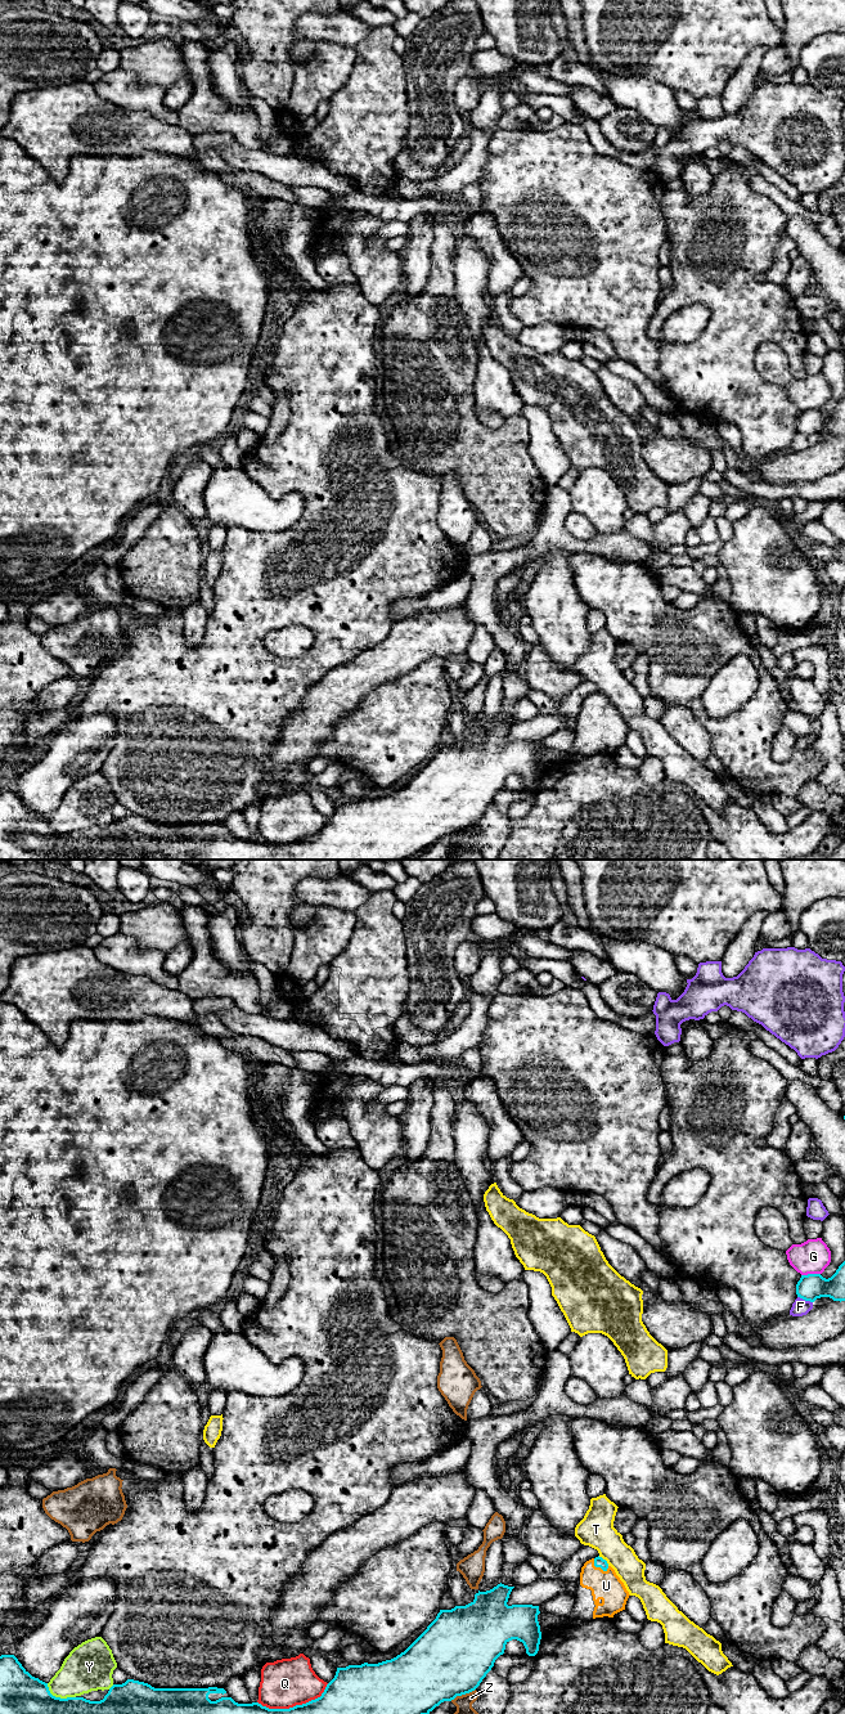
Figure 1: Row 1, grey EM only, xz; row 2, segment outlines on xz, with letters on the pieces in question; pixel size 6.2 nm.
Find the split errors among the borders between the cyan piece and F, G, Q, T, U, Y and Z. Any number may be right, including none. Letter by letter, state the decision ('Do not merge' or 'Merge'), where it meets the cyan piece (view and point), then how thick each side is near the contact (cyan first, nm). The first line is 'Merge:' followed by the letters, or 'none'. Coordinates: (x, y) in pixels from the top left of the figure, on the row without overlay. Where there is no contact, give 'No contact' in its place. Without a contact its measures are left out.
Merge: U
F: Do not merge. Touches cyan at xz (805, 435). Thickness 160 nm (cyan) against 100 nm
G: Do not merge. Touches cyan at xz (810, 409). Thickness 160 nm (cyan) against 220 nm
Q: Do not merge. Touches cyan at xz (296, 840). Thickness 360 nm (cyan) against 300 nm
T: Do not merge. Touches cyan at xz (605, 695). Thickness 60 nm (cyan) against 220 nm
U: Merge. Touches cyan at xz (598, 701). Thickness 60 nm (cyan) against 190 nm
Y: Do not merge. Touches cyan at xz (58, 833). Thickness 420 nm (cyan) against 280 nm
Z: Do not merge. Touches cyan at xz (462, 829). Thickness 480 nm (cyan) against 190 nm

